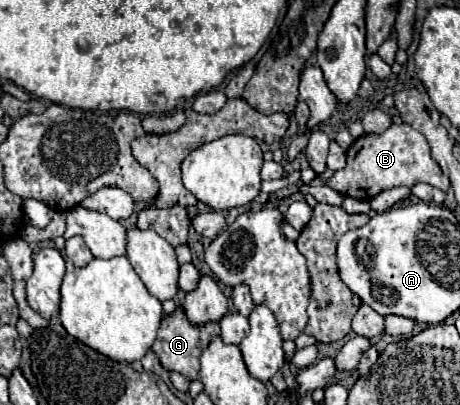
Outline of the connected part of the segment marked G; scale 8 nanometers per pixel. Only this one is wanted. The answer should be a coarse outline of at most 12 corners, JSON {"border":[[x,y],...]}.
{"border":[[181,311],[161,321],[153,351],[167,371],[199,377],[199,357],[219,335]]}

